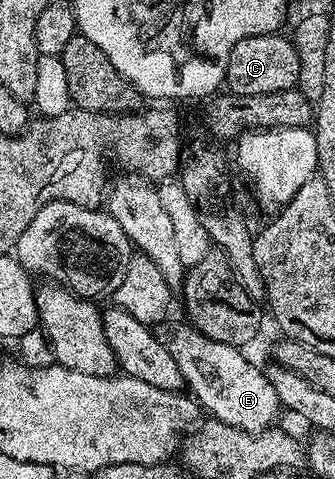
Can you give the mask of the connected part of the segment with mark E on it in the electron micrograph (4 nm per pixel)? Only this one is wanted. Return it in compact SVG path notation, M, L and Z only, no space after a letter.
M187 321L173 324L163 337L163 342L175 360L175 365L183 375L185 387L196 399L198 406L208 413L214 420L240 428L245 431L258 432L270 428L281 406L275 394L275 389L267 381L264 370L251 363L240 348L224 345L223 342L211 341L206 335L195 330L193 325Z

